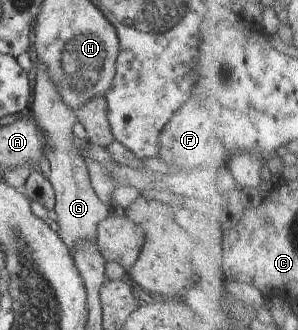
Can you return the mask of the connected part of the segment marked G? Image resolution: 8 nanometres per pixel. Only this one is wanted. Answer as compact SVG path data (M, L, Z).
M40 61L35 80L31 110L35 115L34 121L46 136L50 148L48 161L51 170L48 179L56 194L54 210L57 213L56 222L59 224L57 234L71 250L79 239L95 240L98 224L109 216L113 208L102 203L91 187L89 172L80 154L82 145L73 135L73 126L78 121L76 112L62 99L62 94Z

